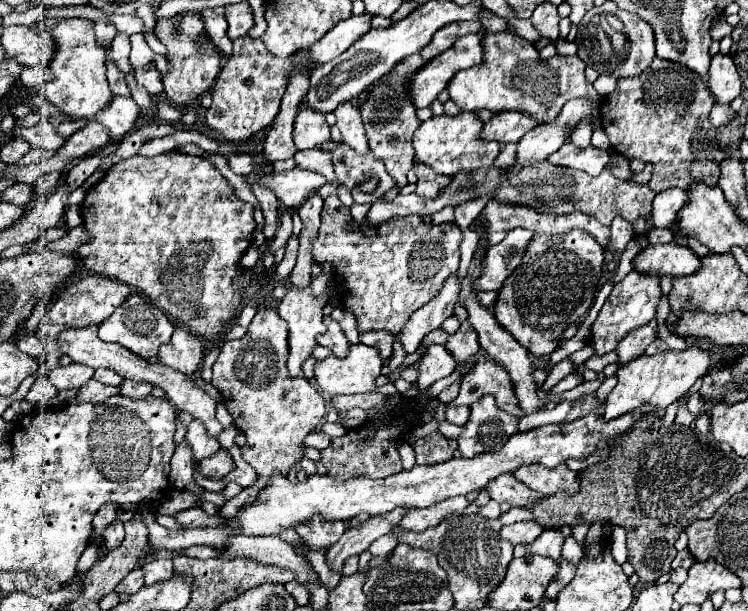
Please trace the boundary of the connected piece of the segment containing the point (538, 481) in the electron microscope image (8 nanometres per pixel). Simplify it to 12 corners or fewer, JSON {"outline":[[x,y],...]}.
{"outline":[[520,466],[514,474],[540,494],[578,492],[576,472],[556,468]]}

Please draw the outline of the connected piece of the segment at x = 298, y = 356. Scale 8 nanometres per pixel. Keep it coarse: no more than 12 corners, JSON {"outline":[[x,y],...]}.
{"outline":[[310,288],[288,290],[278,306],[288,322],[288,374],[298,376],[326,330]]}

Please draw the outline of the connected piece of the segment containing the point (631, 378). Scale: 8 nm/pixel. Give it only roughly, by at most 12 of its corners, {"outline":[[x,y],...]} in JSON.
{"outline":[[698,346],[642,354],[616,372],[610,420],[668,408],[708,372]]}

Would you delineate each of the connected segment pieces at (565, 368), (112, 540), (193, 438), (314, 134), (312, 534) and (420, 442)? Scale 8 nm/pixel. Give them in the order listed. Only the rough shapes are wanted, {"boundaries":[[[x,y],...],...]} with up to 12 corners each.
{"boundaries":[[[562,360],[548,372],[542,392],[548,392],[564,376],[574,372],[570,360]],[[112,522],[104,530],[108,550],[118,548],[124,540],[124,524]],[[198,420],[190,422],[184,440],[196,462],[220,450]],[[302,106],[294,122],[298,150],[330,140],[324,114]],[[322,522],[296,526],[312,550],[328,550],[346,532],[346,524]],[[440,432],[418,438],[416,464],[440,464],[452,458],[458,442]]]}

